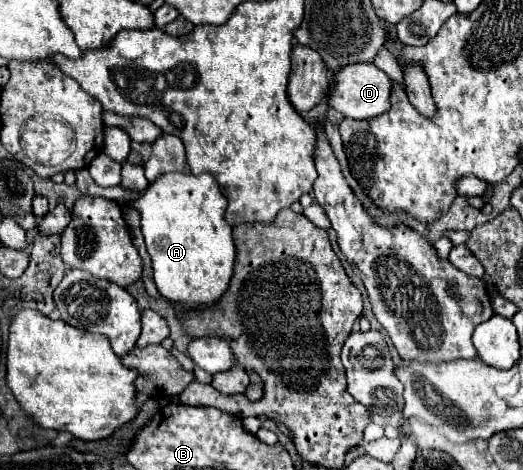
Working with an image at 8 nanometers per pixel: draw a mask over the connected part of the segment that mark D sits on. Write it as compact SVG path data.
M356 63L340 67L332 77L332 89L328 91L328 107L340 111L344 117L370 119L390 109L390 77L374 63Z

